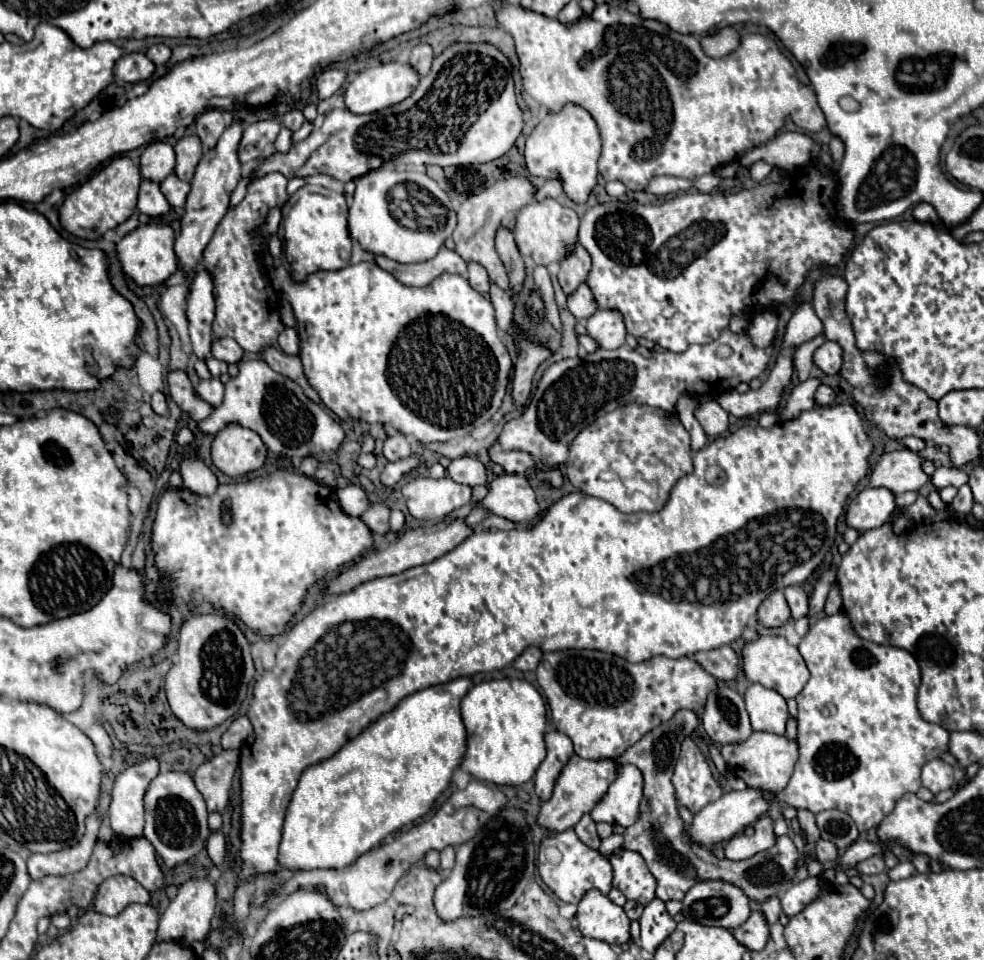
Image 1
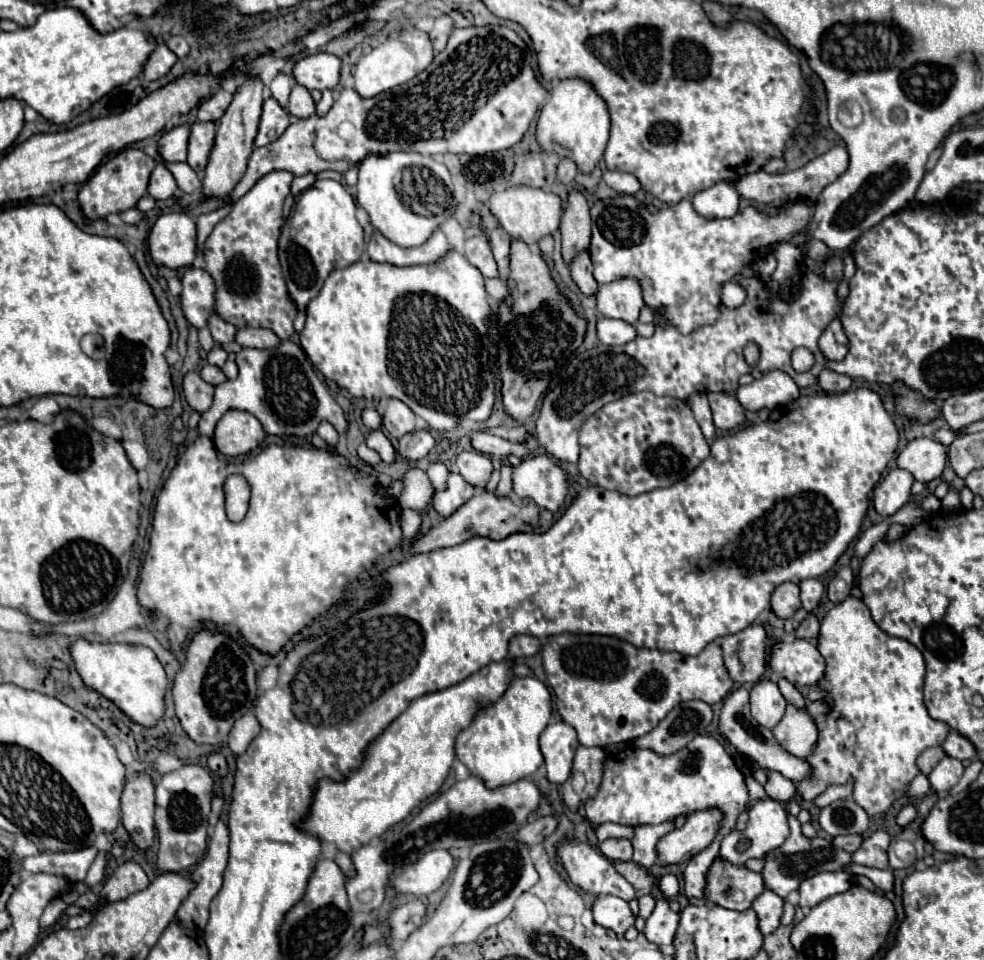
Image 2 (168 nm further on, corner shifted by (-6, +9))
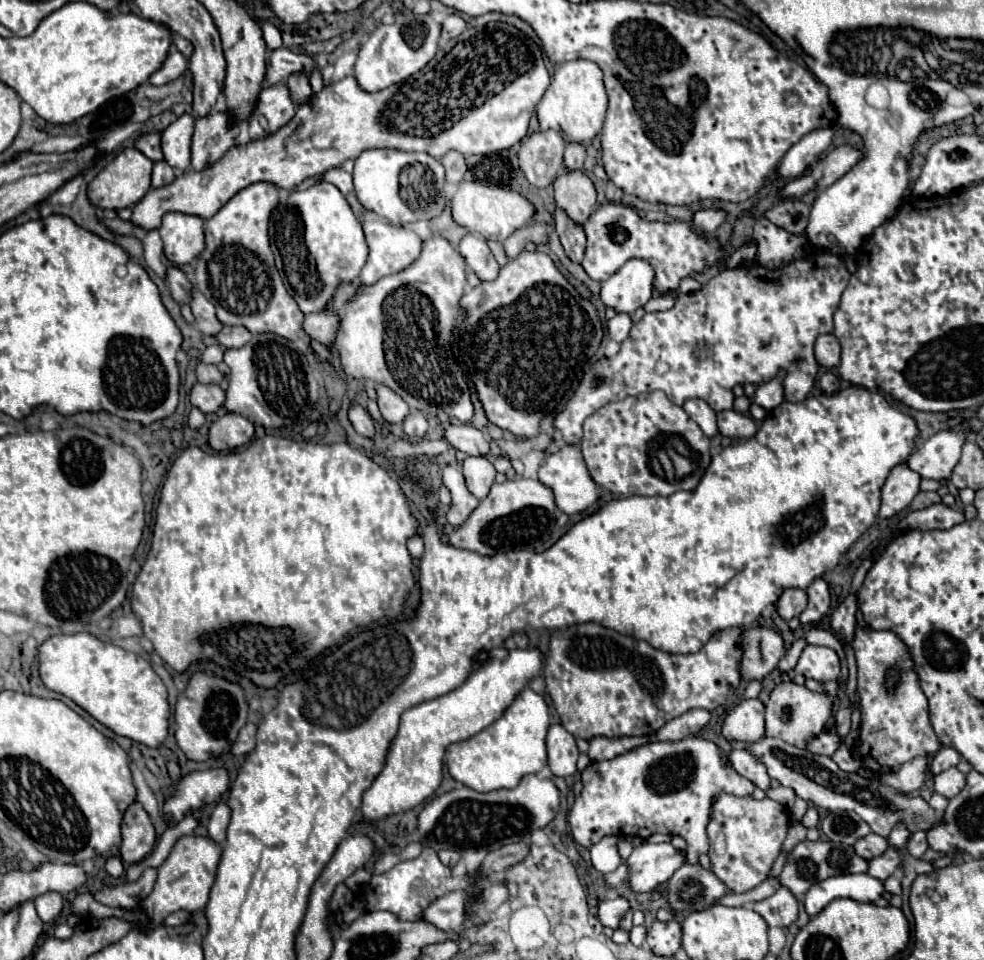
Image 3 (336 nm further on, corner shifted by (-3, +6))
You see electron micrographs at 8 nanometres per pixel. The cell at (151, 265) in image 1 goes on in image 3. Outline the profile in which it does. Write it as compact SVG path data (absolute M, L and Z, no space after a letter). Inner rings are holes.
M167 213L159 227L159 235L165 243L163 251L167 259L175 265L191 263L205 247L203 219L197 215Z

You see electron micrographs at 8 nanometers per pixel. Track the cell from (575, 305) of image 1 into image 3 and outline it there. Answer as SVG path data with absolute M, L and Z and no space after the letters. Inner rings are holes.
M555 207L555 229L557 229L557 235L563 243L569 259L575 261L575 263L581 263L583 251L585 251L585 231L583 231L583 227L579 227L573 219L569 219L563 209Z

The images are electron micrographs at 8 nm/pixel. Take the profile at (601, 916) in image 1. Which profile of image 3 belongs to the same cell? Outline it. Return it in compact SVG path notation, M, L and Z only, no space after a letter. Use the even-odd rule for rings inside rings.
M617 897L617 899L607 899L599 905L599 921L601 925L605 927L611 927L611 929L617 929L619 927L619 921L623 919L623 915L629 911L629 901L623 899L623 897Z

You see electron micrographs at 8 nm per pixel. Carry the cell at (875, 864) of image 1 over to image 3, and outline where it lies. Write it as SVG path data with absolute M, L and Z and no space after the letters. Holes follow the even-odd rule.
M889 847L881 857L875 857L869 861L869 875L879 881L885 881L897 869L901 869L901 865L903 865L903 855L897 849Z

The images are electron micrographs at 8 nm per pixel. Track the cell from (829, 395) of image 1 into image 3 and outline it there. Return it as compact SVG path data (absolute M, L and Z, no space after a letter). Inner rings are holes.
M827 371L827 373L823 373L823 375L819 377L819 385L821 385L821 389L823 389L825 393L835 393L835 391L839 391L841 381L839 381L839 377L837 377L835 373Z

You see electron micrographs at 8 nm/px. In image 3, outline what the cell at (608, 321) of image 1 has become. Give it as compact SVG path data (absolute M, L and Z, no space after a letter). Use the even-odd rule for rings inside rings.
M629 259L601 287L601 299L617 313L633 313L653 295L655 271L645 259Z

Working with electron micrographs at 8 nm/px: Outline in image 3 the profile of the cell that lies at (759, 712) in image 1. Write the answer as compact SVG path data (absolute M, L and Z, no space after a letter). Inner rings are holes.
M759 699L741 701L723 721L721 733L727 741L755 743L765 735L765 705Z

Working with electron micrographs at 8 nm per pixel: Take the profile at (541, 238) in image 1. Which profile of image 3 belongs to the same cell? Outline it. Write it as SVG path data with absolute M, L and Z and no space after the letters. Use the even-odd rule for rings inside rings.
M461 181L457 193L451 199L453 221L465 227L469 233L483 235L489 241L505 241L515 229L531 223L533 213L533 205L517 191L503 187L487 187L475 181Z

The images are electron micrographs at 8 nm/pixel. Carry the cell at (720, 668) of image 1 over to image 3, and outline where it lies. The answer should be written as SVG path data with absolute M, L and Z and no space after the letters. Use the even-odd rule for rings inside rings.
M751 627L743 633L743 659L741 659L741 677L747 681L765 679L779 659L785 655L785 643L781 635L767 627Z

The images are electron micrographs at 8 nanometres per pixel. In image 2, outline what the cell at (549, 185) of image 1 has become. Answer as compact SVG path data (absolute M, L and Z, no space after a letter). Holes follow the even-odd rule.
M564 158L564 160L558 164L558 174L556 174L556 178L558 178L558 182L562 182L562 184L572 184L576 172L578 172L576 164L574 164L572 160Z

